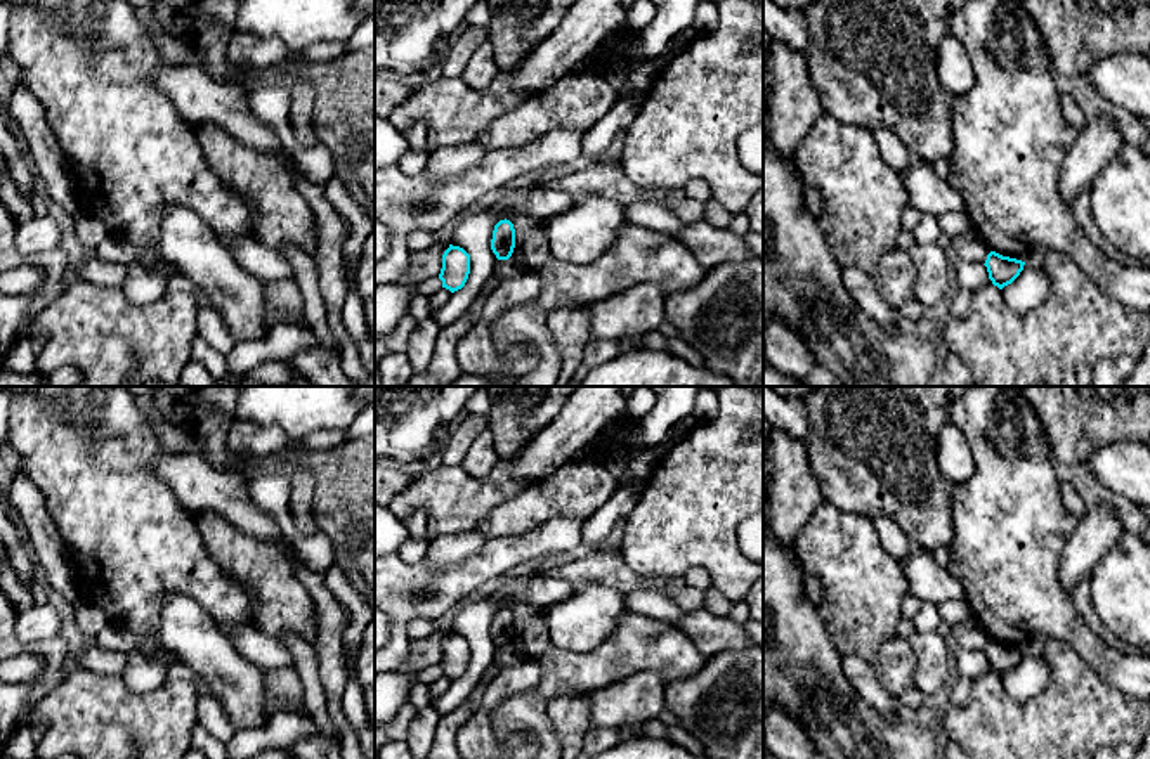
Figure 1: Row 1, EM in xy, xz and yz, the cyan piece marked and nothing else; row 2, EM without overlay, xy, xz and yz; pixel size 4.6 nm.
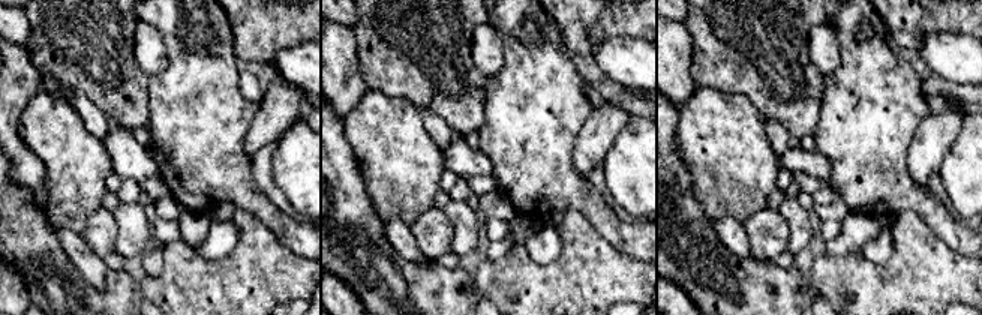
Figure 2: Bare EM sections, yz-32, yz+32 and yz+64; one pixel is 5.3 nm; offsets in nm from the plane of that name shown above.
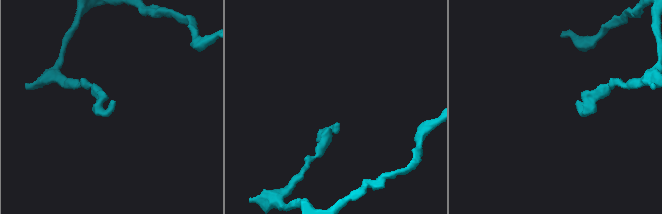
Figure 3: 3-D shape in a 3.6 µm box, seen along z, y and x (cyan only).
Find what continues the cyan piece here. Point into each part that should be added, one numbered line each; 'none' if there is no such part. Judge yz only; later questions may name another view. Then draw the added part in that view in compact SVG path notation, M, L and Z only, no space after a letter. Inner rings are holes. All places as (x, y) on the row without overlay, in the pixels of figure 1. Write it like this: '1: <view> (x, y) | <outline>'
none

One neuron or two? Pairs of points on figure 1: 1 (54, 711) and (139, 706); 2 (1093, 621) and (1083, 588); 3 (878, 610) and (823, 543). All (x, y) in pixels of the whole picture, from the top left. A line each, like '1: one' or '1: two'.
1: one
2: one
3: one

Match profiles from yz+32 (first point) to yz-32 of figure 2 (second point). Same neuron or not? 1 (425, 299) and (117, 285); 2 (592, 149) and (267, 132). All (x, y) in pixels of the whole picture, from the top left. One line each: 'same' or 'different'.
1: same
2: same

